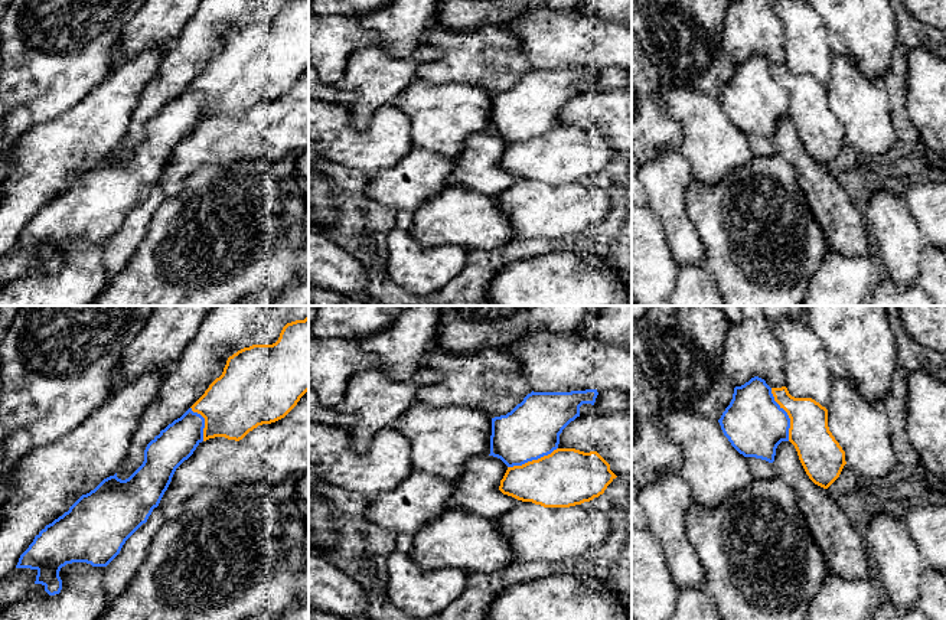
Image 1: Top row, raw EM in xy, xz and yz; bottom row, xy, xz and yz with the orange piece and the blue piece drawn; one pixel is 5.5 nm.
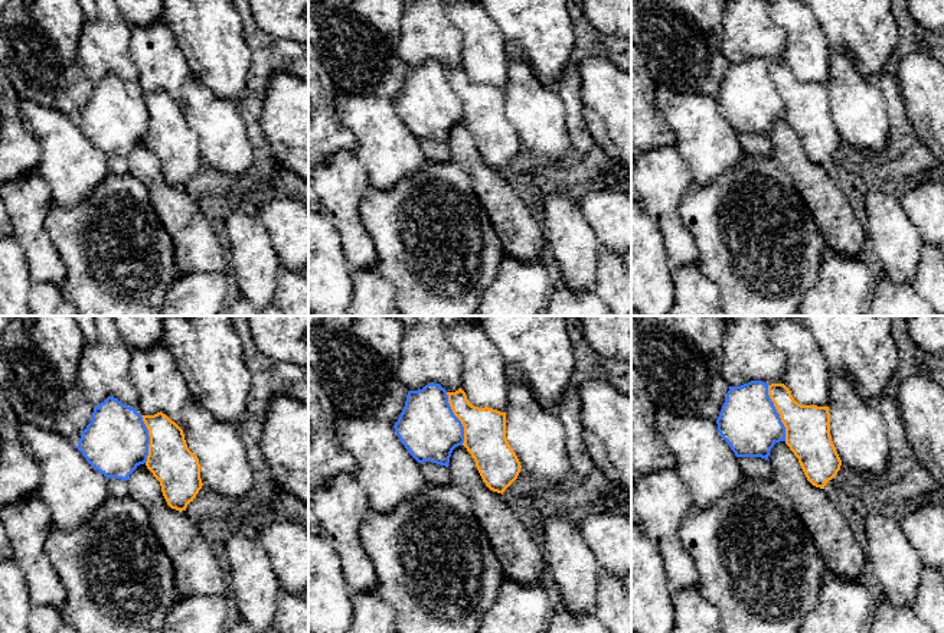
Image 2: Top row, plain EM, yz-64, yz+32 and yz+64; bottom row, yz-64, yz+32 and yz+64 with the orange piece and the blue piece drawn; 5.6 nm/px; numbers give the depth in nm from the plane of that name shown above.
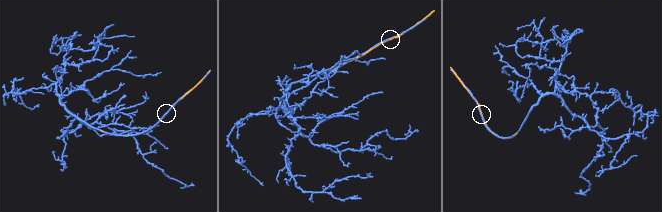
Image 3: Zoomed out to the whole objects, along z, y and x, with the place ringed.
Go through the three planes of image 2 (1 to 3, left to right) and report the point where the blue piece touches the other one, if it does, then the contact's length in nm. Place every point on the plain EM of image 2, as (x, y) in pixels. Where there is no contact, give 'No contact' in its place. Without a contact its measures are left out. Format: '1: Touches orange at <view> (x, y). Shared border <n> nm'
1: Touches orange at yz-64 (150, 116). Shared border 260 nm
2: Touches orange at yz+32 (457, 94). Shared border 320 nm
3: Touches orange at yz+64 (777, 88). Shared border 320 nm

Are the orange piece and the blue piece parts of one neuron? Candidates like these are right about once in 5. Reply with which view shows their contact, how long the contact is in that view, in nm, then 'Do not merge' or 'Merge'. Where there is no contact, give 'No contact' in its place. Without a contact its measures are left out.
Touches orange in yz. Shared border 320 nm. Do not merge

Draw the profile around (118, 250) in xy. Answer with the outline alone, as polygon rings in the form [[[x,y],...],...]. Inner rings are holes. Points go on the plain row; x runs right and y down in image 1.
[[[159,183],[154,185],[147,199],[125,218],[120,231],[107,242],[102,254],[102,265],[108,283],[124,270],[136,248],[143,241],[150,221],[164,198],[162,186]]]

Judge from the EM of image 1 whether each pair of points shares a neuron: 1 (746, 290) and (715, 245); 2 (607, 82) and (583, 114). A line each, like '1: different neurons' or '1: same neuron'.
1: same neuron
2: different neurons

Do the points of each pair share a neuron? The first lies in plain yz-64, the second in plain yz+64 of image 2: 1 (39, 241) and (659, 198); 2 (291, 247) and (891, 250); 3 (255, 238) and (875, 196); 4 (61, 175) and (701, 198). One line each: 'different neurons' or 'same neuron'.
1: same neuron
2: different neurons
3: same neuron
4: different neurons

